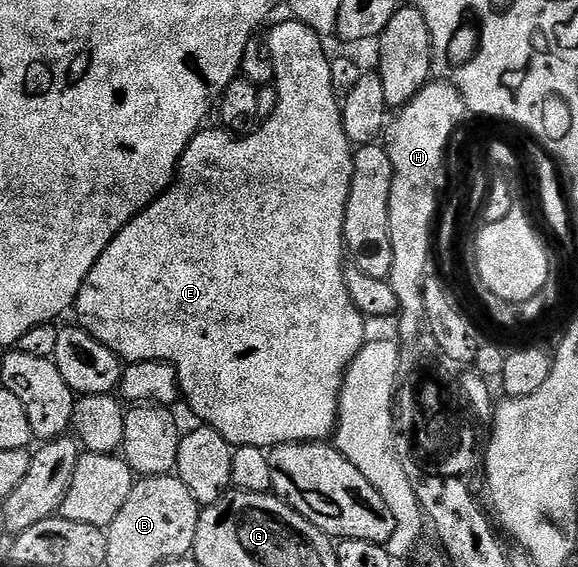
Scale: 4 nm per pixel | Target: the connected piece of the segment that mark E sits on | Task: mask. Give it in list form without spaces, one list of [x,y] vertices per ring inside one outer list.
[[[286,18],[281,24],[276,24],[269,30],[266,47],[270,55],[274,58],[274,74],[276,75],[274,85],[278,96],[277,108],[274,109],[273,113],[257,127],[255,132],[251,132],[249,136],[235,135],[220,126],[215,126],[216,128],[208,126],[197,132],[196,137],[186,146],[180,163],[176,166],[176,179],[172,187],[167,188],[149,208],[139,212],[139,214],[113,238],[110,242],[110,246],[106,246],[102,258],[98,258],[98,262],[94,262],[90,274],[86,274],[86,282],[82,286],[82,290],[78,294],[74,305],[74,313],[76,312],[77,318],[80,319],[77,320],[79,327],[86,329],[94,338],[98,338],[98,342],[110,346],[110,350],[117,352],[121,360],[125,362],[162,360],[165,364],[172,365],[176,370],[176,378],[180,382],[180,391],[183,399],[185,401],[188,399],[188,404],[192,407],[193,414],[200,419],[197,421],[211,426],[214,430],[218,430],[218,434],[222,434],[222,438],[226,438],[226,442],[230,442],[236,448],[241,448],[249,444],[255,448],[271,450],[277,448],[279,444],[311,444],[313,442],[327,441],[336,431],[336,417],[340,410],[340,388],[344,384],[344,373],[347,372],[349,366],[352,364],[352,359],[359,354],[360,349],[363,348],[366,343],[366,335],[364,336],[366,317],[356,308],[354,302],[351,300],[351,296],[347,290],[347,283],[344,280],[344,270],[346,267],[344,219],[346,218],[346,202],[350,198],[350,182],[354,174],[354,162],[352,161],[354,145],[348,140],[346,132],[343,129],[341,101],[338,99],[334,86],[330,82],[330,66],[332,62],[328,60],[326,54],[322,52],[322,42],[320,39],[321,36],[312,30],[310,26],[304,25],[302,21],[293,18]]]

